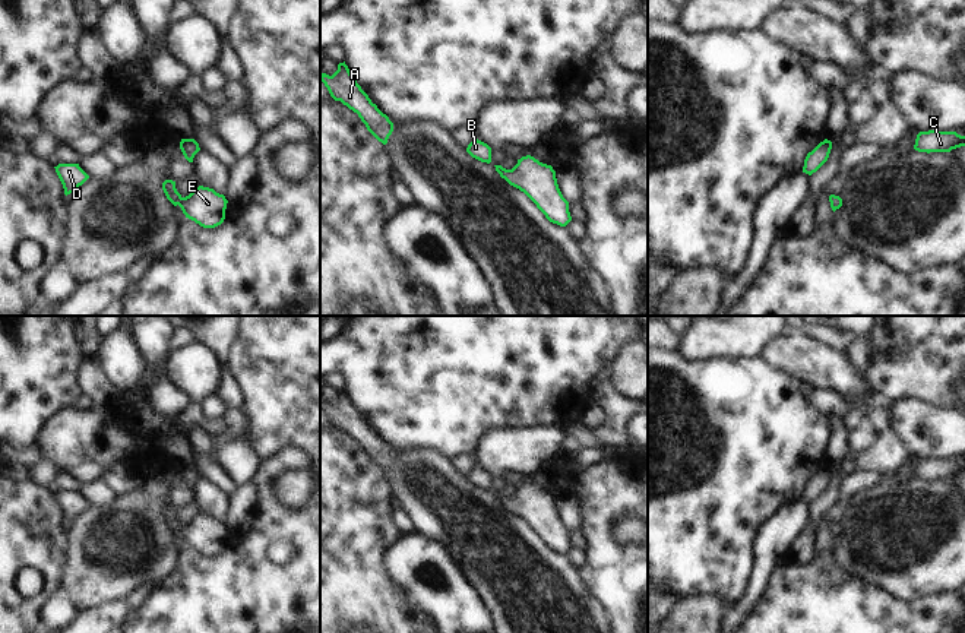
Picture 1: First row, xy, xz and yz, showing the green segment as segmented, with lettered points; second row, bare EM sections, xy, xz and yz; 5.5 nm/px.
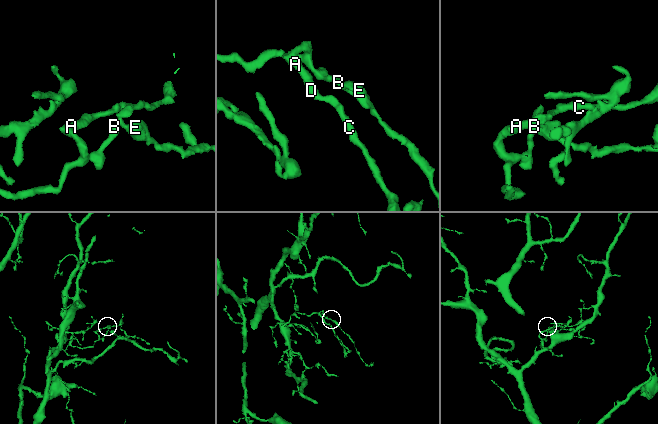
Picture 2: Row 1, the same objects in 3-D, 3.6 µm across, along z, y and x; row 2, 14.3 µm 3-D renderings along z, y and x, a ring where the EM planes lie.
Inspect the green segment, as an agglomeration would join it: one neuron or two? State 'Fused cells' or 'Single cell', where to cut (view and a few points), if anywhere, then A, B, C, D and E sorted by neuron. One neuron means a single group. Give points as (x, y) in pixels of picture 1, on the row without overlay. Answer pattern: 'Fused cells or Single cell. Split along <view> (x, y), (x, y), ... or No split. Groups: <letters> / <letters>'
Single cell. No split. Groups: A B C D E.

